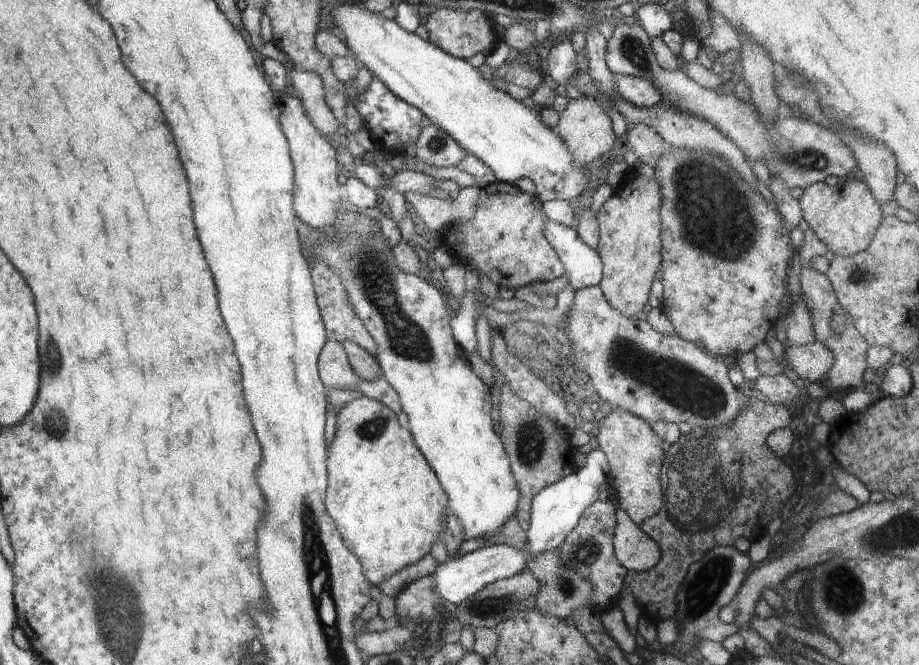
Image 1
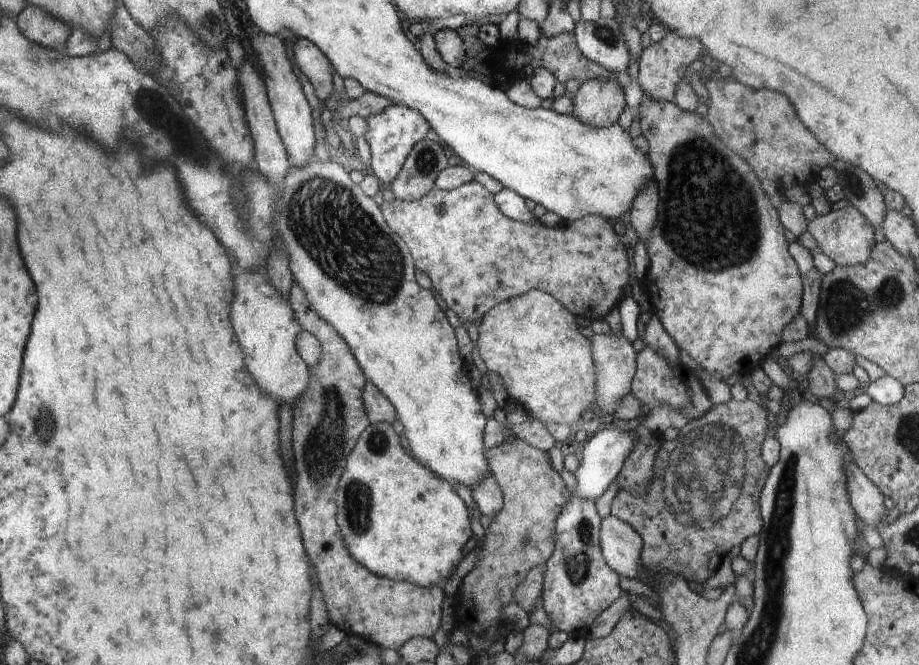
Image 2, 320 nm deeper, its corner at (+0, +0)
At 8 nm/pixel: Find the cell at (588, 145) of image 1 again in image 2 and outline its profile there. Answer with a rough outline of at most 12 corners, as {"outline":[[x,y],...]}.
{"outline":[[588,79],[572,115],[591,127],[618,122],[627,107],[614,79]]}

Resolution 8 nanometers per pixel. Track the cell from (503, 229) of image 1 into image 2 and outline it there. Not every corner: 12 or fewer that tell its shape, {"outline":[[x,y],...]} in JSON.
{"outline":[[478,182],[380,201],[462,326],[540,288],[581,322],[628,288],[598,215],[504,216]]}

